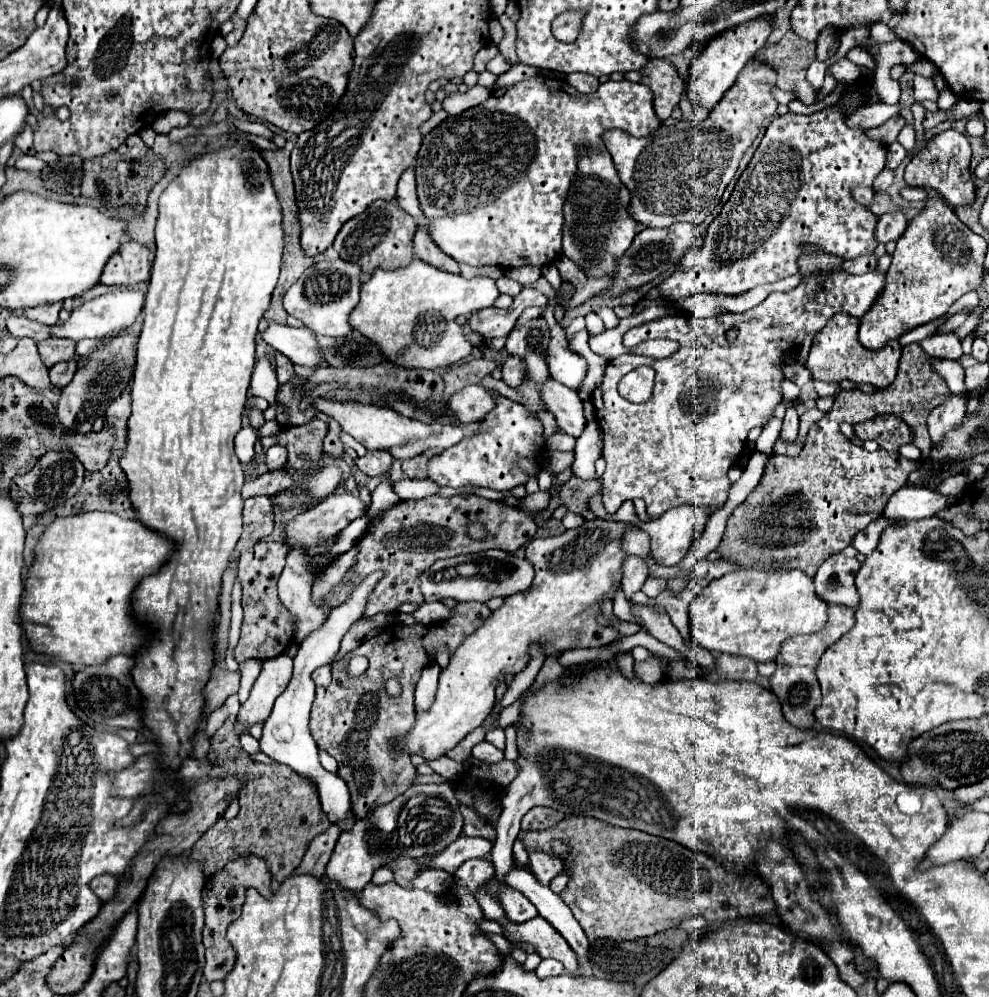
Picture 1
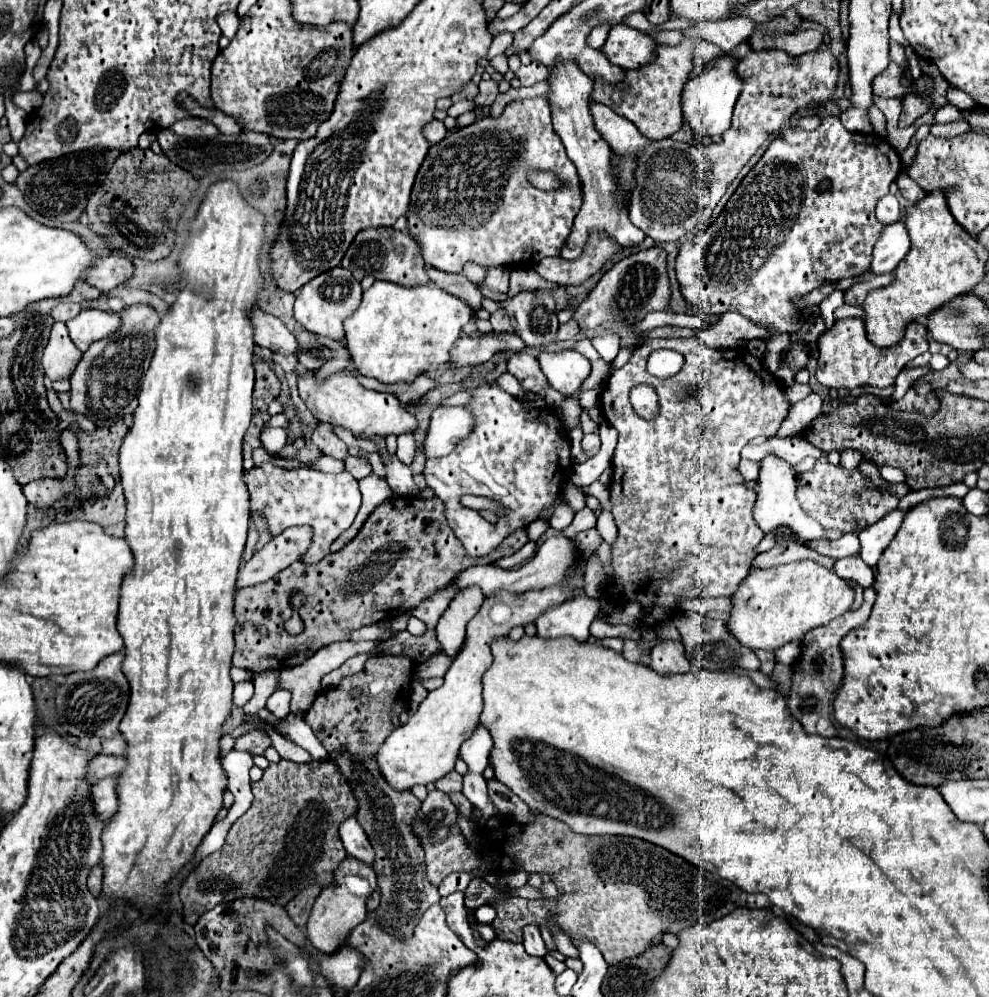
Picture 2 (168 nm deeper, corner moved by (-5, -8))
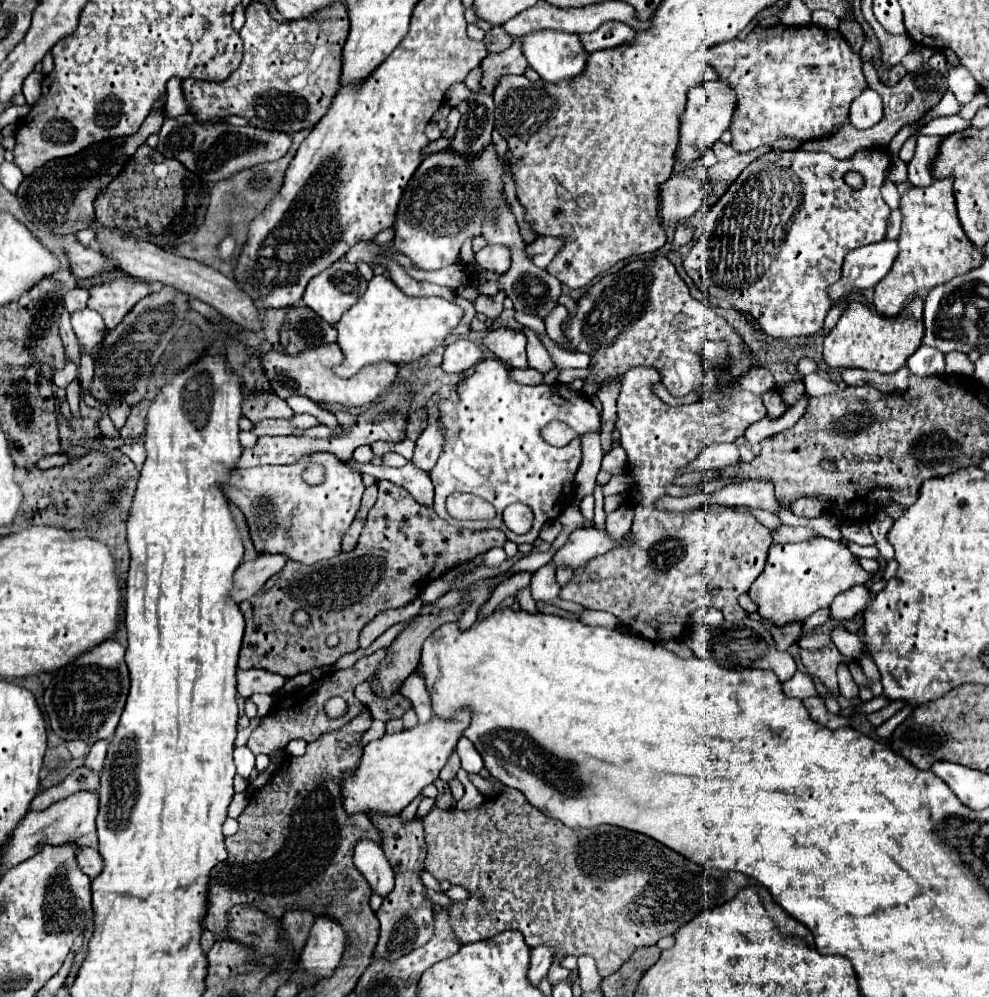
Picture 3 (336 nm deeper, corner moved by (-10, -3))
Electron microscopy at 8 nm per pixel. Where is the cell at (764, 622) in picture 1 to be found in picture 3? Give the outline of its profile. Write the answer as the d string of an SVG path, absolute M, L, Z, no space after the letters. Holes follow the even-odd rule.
M814 536L800 544L772 544L766 566L750 586L748 594L766 620L784 626L794 620L806 620L818 608L830 606L838 592L864 584L870 578L872 574L860 566L858 556L850 552L846 540Z

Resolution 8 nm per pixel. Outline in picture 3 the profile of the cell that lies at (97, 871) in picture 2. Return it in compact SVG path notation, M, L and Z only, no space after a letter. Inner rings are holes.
M80 848L80 852L76 854L76 862L90 878L96 878L102 872L102 858L94 848Z

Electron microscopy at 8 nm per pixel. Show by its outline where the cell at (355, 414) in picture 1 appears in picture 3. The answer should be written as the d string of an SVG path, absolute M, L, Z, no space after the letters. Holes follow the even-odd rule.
M322 344L322 346L306 348L306 350L298 352L296 356L290 356L290 354L278 352L278 350L268 350L266 354L260 356L260 362L264 368L266 380L270 382L276 396L280 396L282 400L286 400L292 394L304 394L304 396L312 398L316 404L328 404L328 406L332 404L336 408L366 406L370 402L374 402L378 396L382 396L384 392L388 392L394 386L396 372L398 372L398 368L394 364L380 362L380 364L362 368L352 378L340 378L332 370L334 364L342 362L342 350L338 344Z

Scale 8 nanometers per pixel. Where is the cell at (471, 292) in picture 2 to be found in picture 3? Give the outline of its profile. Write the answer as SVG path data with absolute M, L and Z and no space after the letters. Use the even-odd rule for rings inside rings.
M502 294L478 296L478 300L474 302L474 308L476 308L476 312L486 314L490 320L496 320L502 314L502 300L504 300Z

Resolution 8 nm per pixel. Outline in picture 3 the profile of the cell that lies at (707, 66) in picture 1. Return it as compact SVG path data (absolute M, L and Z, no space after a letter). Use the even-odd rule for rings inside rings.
M716 80L716 82L706 82L702 86L690 88L688 90L688 102L684 112L680 114L680 142L676 150L676 160L680 166L688 166L700 156L704 156L716 140L730 128L730 118L734 112L734 94L726 90L726 84Z

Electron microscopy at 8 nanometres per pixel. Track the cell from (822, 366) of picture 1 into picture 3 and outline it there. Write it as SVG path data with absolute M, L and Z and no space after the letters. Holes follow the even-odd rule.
M916 296L898 316L888 318L878 312L872 312L860 302L852 302L824 340L824 362L830 368L862 368L876 370L882 374L896 372L922 344L922 306L924 300Z

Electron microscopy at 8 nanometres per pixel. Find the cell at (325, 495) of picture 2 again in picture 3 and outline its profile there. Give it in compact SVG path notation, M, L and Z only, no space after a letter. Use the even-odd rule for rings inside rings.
M318 452L312 456L312 460L324 464L326 468L326 480L320 486L310 486L302 482L300 474L306 468L306 460L298 460L288 466L258 466L258 468L230 472L228 482L224 486L224 494L228 496L230 502L234 502L242 510L246 524L250 528L252 544L260 554L284 554L290 560L298 560L302 564L314 564L340 554L342 534L354 520L366 486L362 484L362 476L354 472L346 462L336 458L334 454Z

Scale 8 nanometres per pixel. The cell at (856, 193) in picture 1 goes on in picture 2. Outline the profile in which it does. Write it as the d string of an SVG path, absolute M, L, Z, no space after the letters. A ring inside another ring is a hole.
M889 193L883 199L879 199L877 205L875 205L875 215L883 225L899 221L899 201L897 201L897 197Z

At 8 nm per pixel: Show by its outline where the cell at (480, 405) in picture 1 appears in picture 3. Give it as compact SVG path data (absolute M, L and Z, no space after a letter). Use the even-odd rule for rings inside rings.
M430 420L428 428L416 440L412 464L424 472L430 472L436 466L440 450L442 450L442 432L438 426L438 420Z

